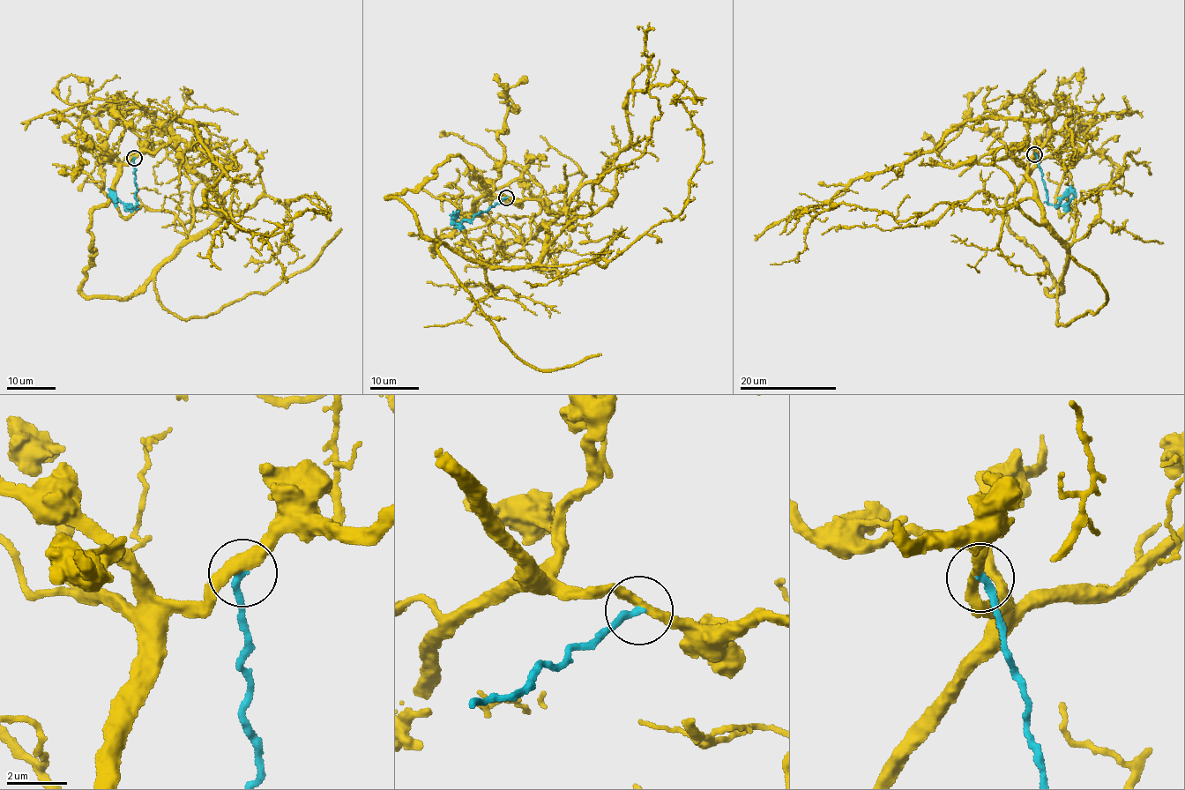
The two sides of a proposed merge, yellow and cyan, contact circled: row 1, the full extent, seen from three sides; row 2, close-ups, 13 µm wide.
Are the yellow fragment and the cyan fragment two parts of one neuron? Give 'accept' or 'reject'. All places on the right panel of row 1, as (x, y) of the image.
reject

